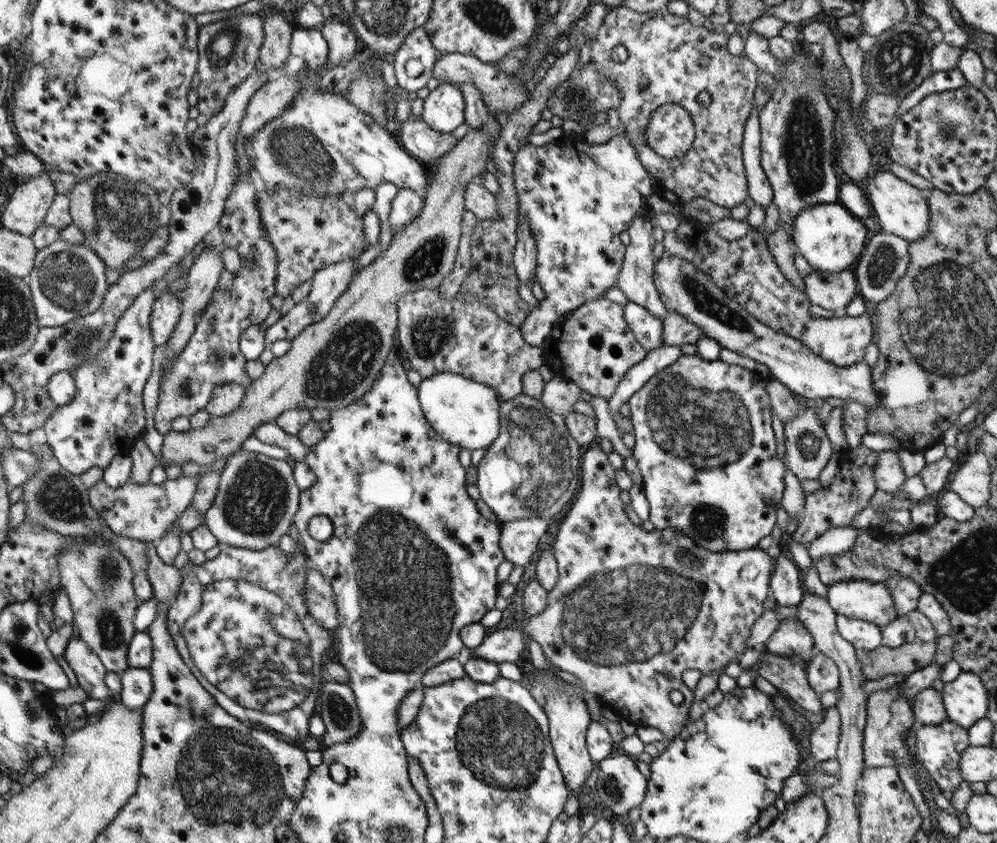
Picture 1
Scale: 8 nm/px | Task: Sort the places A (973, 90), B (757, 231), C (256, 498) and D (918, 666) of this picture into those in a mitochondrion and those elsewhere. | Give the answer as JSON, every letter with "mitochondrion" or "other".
{"A":"other","B":"other","C":"mitochondrion","D":"other"}

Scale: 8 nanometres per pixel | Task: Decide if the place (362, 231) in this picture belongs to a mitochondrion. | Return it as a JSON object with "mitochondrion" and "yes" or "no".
{"mitochondrion":"no"}

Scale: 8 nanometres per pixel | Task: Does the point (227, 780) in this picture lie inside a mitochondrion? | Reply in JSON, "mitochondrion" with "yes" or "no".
{"mitochondrion":"yes"}

